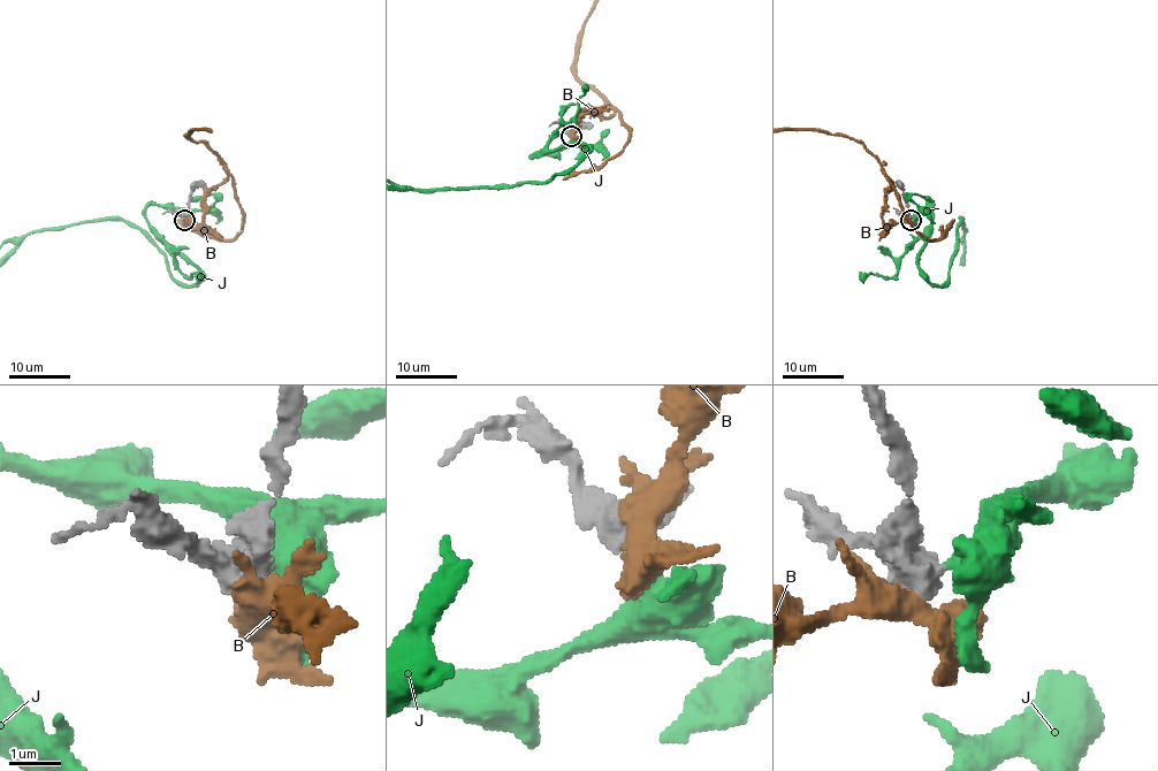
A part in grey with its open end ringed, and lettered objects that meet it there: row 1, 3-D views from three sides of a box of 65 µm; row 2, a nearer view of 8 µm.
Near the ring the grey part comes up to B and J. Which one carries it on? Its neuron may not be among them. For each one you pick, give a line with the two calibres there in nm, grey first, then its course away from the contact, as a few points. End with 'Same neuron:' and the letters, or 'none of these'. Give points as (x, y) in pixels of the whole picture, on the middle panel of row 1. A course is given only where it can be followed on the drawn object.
Same neuron: none of these

